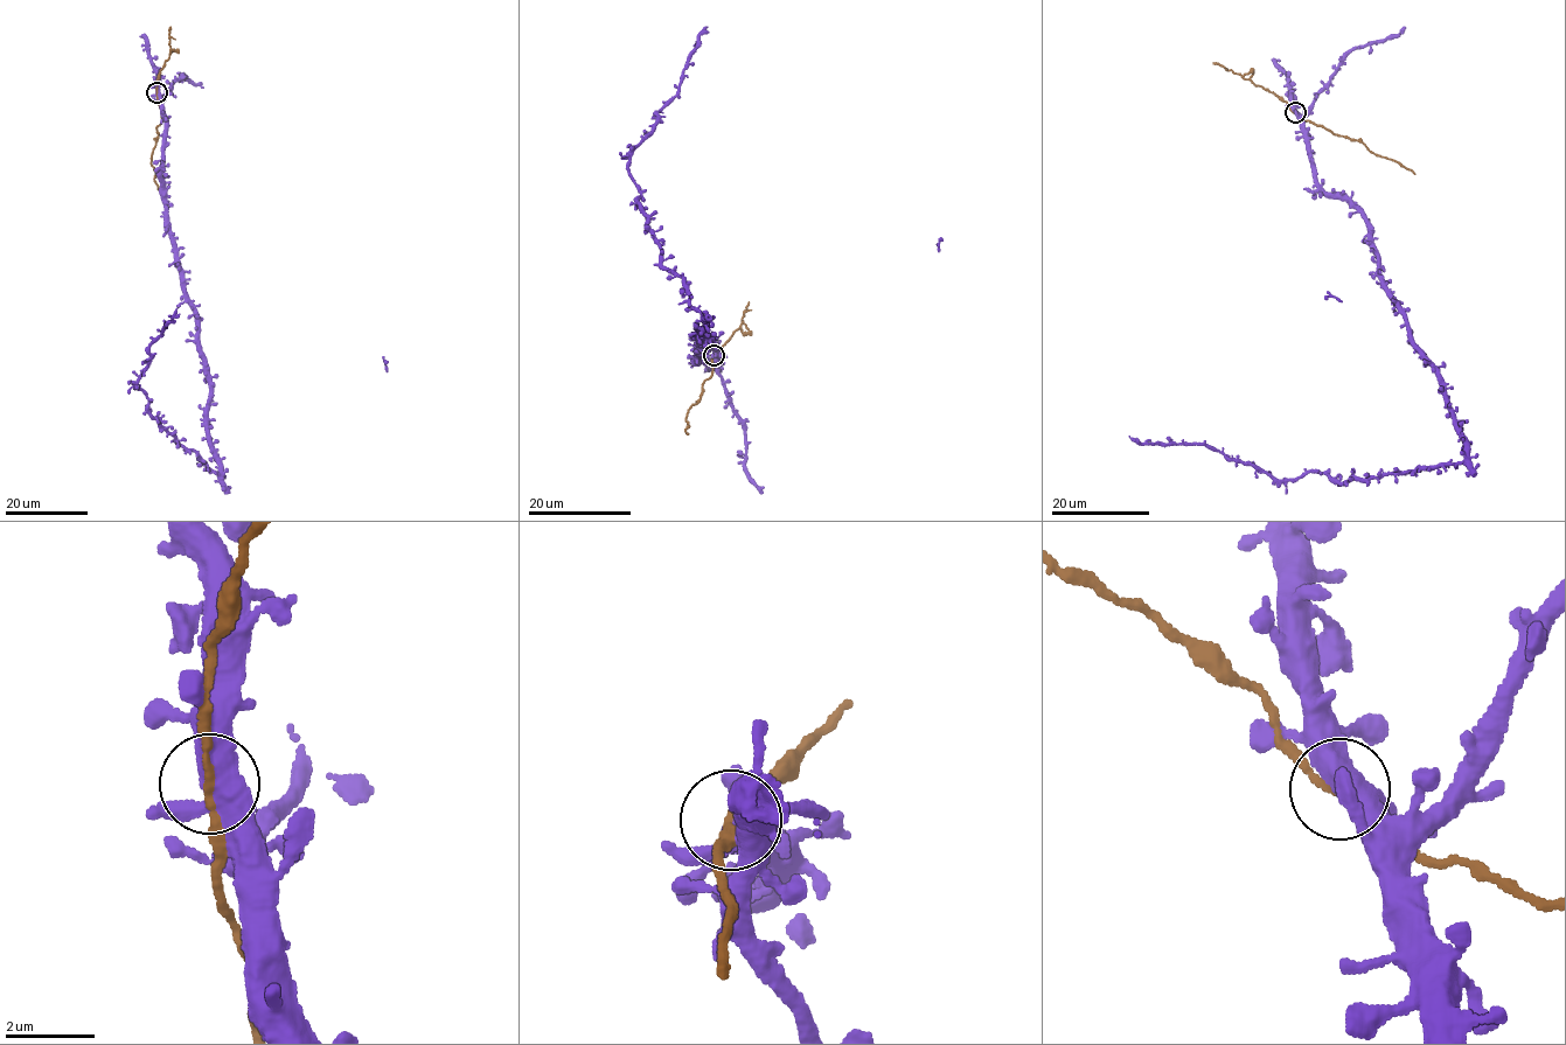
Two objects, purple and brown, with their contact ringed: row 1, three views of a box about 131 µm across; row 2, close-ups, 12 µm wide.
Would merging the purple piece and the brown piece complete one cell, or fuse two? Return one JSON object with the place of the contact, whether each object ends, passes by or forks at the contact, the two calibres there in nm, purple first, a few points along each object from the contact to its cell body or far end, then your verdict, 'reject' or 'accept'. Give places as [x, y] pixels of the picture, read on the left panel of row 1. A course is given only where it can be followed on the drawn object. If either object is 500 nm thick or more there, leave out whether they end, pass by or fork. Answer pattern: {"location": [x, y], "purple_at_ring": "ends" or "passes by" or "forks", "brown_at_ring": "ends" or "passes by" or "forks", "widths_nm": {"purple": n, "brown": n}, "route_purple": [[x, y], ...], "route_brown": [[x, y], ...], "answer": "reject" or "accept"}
{"location": [157, 92], "purple_at_ring": "forks", "brown_at_ring": "passes by", "widths_nm": {"purple": 440, "brown": 160}, "route_purple": [[157, 92], [165, 122], [167, 230], [208, 375], [208, 439], [218, 473], [178, 443], [134, 383], [176, 307]], "route_brown": [[157, 92], [161, 119], [151, 154], [158, 189]], "answer": "accept"}

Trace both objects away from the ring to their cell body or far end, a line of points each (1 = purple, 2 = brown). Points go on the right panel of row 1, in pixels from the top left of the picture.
1: (1295, 112), (1314, 180), (1361, 214), (1466, 459), (1274, 480), (1203, 444), (1128, 436)
2: (1295, 112), (1340, 136), (1358, 139), (1375, 154), (1391, 158), (1414, 174)

